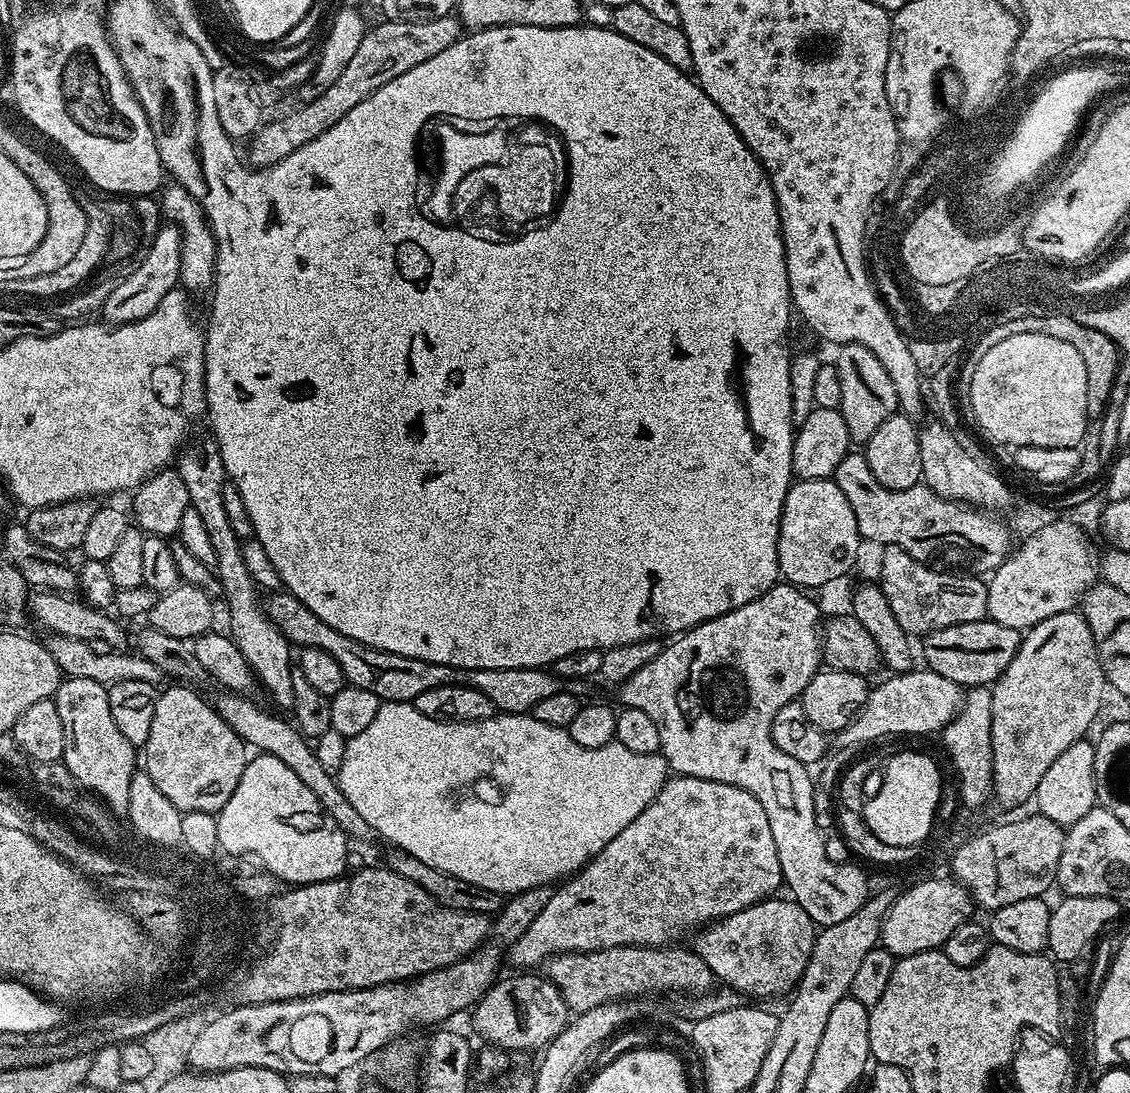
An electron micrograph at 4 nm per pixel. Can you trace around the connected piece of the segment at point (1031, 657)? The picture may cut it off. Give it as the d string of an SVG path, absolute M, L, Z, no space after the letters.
M1076 610L1069 612L1054 614L1053 617L1046 618L1044 621L1038 622L1036 625L1027 629L1023 633L1020 641L1020 649L1018 654L1014 654L1014 658L1010 662L1010 666L1006 666L1006 670L1000 675L995 684L991 685L992 690L992 790L991 795L1004 808L1012 808L1015 804L1024 804L1033 799L1038 790L1038 782L1042 782L1046 770L1050 770L1050 765L1058 759L1058 754L1064 753L1069 746L1074 746L1074 742L1085 739L1089 735L1088 727L1096 720L1096 715L1100 712L1100 703L1104 700L1104 692L1106 693L1106 681L1104 679L1104 671L1100 665L1098 658L1098 650L1094 646L1094 634L1090 634L1090 626L1086 622L1086 618Z

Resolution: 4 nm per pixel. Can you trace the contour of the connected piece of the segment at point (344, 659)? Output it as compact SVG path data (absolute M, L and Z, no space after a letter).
M276 590L269 596L272 597L269 600L267 597L263 601L264 612L270 618L270 622L274 622L274 626L278 626L278 630L288 639L289 645L295 646L297 649L317 648L318 650L326 650L326 654L330 654L330 658L334 658L334 662L338 662L338 666L342 666L342 674L351 687L370 690L370 694L378 694L378 698L382 702L385 700L390 702L414 702L418 698L418 694L423 694L425 690L434 690L434 686L469 684L478 690L482 690L482 694L486 694L486 698L490 698L490 702L494 702L497 713L528 714L531 713L534 706L538 706L538 702L542 702L542 698L550 698L550 694L561 691L561 688L566 692L580 694L583 693L582 690L586 687L583 680L566 680L562 684L560 677L555 672L543 668L495 668L494 670L478 668L465 670L463 668L447 668L434 662L422 662L418 658L406 658L402 654L383 652L377 648L366 646L354 638L346 638L346 634L334 630L334 626L326 626L326 622L322 622L322 618L318 618L318 614L314 614L298 597L293 596L287 590Z

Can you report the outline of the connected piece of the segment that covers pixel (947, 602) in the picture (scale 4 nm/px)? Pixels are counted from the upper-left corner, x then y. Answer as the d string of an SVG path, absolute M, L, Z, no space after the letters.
M893 544L887 545L881 552L884 553L880 556L880 589L886 594L886 602L890 602L890 610L894 610L894 618L898 618L898 626L913 637L920 638L934 630L958 626L962 622L978 622L988 616L988 586L983 579L980 581L976 576L963 576L960 572L939 572L931 568L928 562Z

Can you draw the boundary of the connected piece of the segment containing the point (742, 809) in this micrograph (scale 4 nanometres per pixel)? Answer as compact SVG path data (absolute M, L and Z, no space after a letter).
M673 775L664 781L652 804L646 806L646 810L642 810L642 814L638 814L638 818L634 818L634 822L630 822L630 826L626 826L626 830L622 830L622 834L614 838L614 842L606 842L604 849L595 858L588 861L579 872L567 877L553 891L550 902L546 902L542 914L538 914L538 918L530 922L530 930L526 930L526 934L522 934L522 938L518 938L518 942L514 942L507 949L506 956L509 961L513 960L520 967L517 969L532 970L535 969L532 968L535 964L543 965L553 956L563 952L593 952L627 944L664 946L669 943L668 936L676 936L679 932L691 933L701 926L711 924L713 920L721 920L738 910L749 908L751 904L759 904L761 900L775 897L779 893L776 891L782 888L783 884L784 875L782 866L778 866L778 849L774 846L774 833L770 830L770 821L766 819L766 810L762 810L762 802L758 802L754 794L726 782Z

